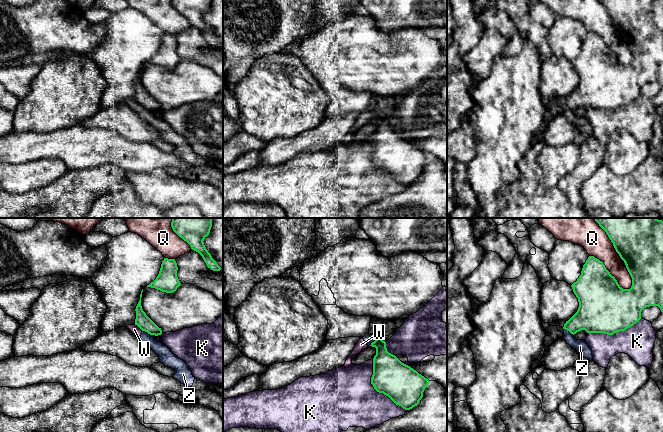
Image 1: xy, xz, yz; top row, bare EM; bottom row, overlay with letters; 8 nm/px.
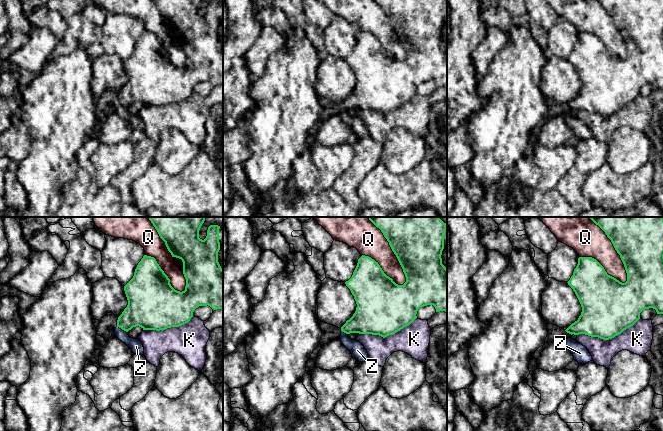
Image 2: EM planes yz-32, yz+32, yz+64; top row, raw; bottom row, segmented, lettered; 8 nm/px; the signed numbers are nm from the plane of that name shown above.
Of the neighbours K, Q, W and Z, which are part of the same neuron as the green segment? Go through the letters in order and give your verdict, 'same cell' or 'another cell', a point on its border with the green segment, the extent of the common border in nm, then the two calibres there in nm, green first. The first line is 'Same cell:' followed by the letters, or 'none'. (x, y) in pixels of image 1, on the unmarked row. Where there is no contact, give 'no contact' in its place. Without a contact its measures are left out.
Same cell: none
K: another cell | xz (376, 166) | 500 nm | 300/460 nm
Q: another cell | yz (609, 49) | 420 nm | 380/200 nm
W: another cell | xy (139, 103) | 80 nm | 110/70 nm
Z: another cell | xy (148, 109) | 100 nm | 110/120 nm

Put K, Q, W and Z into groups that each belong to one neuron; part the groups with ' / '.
K / Q / W Z

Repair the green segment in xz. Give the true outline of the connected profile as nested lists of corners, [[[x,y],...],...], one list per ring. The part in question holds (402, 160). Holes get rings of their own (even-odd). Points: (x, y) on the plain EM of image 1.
[[[378,113],[370,122],[376,124],[371,153],[374,165],[405,186],[417,182],[429,156],[389,129],[382,114]]]

